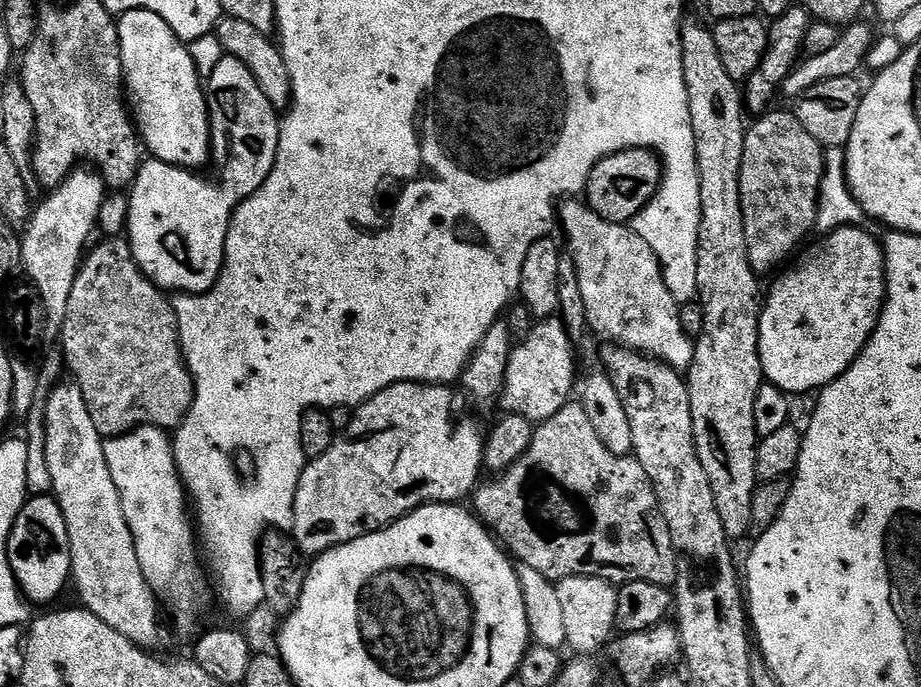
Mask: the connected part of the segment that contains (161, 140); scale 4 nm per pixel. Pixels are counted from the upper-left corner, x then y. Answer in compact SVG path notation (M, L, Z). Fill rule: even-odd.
M146 9L130 10L129 12L120 14L116 20L116 33L118 34L118 42L120 43L120 65L124 71L123 89L126 93L126 104L130 109L131 119L136 125L138 139L146 149L147 155L167 164L174 164L177 168L186 168L189 170L203 169L203 164L208 160L208 115L210 115L210 109L206 103L206 92L202 87L201 77L200 80L196 77L198 70L192 64L187 47L175 36L170 26L158 14L151 13L150 10Z

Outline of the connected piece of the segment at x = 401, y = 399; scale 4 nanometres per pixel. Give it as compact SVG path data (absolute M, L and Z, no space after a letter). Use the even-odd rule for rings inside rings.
M391 384L378 394L374 394L370 399L364 401L355 409L352 421L344 428L344 433L339 433L338 438L320 453L319 456L309 459L308 465L303 465L299 473L295 489L292 494L292 519L290 521L290 539L301 553L304 552L308 558L315 558L321 552L337 548L340 544L345 544L347 540L357 540L358 537L366 535L367 532L377 532L379 528L386 528L393 520L408 515L416 508L421 508L423 504L450 504L459 501L459 496L463 494L464 488L472 482L472 452L479 453L482 448L481 441L476 440L472 433L472 428L468 424L456 424L452 421L452 396L447 392L447 387L440 384Z

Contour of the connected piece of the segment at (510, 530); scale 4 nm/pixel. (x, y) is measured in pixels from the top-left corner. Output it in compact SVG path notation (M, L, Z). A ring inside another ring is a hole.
M568 406L561 407L548 420L535 425L525 450L497 475L497 480L477 490L472 500L475 515L500 539L516 564L526 563L548 582L567 576L612 580L608 582L616 586L633 580L651 581L655 577L652 575L657 575L660 559L652 537L650 496L635 460L624 456L594 444L579 418Z

